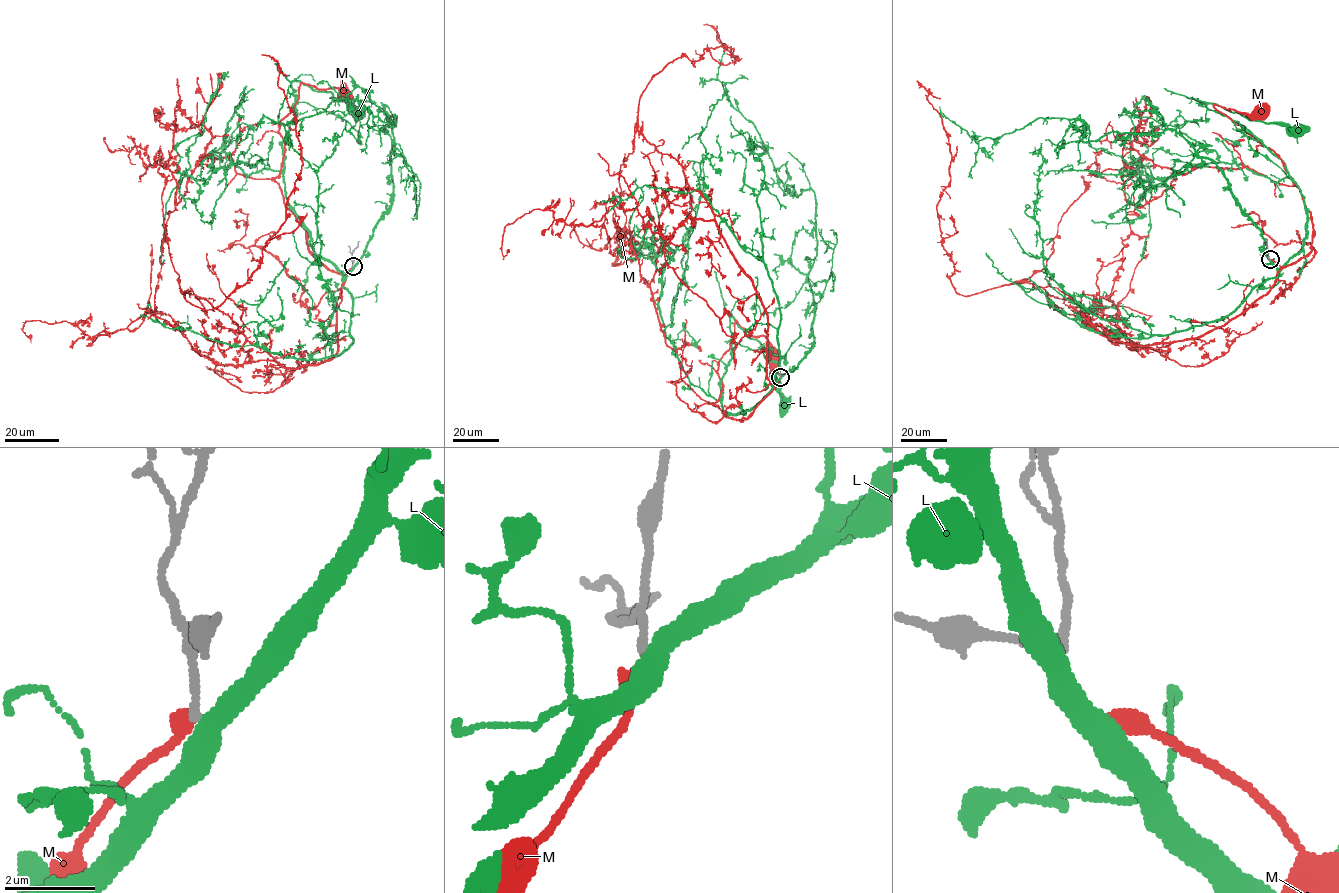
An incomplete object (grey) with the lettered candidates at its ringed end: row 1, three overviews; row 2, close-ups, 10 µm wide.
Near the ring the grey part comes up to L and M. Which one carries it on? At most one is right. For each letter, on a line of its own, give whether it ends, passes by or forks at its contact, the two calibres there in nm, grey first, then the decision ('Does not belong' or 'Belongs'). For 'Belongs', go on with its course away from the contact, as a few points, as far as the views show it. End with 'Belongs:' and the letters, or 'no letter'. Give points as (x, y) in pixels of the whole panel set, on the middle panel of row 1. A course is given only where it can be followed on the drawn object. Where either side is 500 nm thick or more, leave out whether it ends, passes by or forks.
L: Thickness 200 nm (grey) against 500 nm. Does not belong
M: It ends there. Thickness 190 nm (grey) against 400 nm. Belongs. Its course: (780, 377), (747, 418), (728, 418), (714, 404), (722, 388), (718, 361), (736, 321), (765, 337), (774, 365)
Belongs: M

